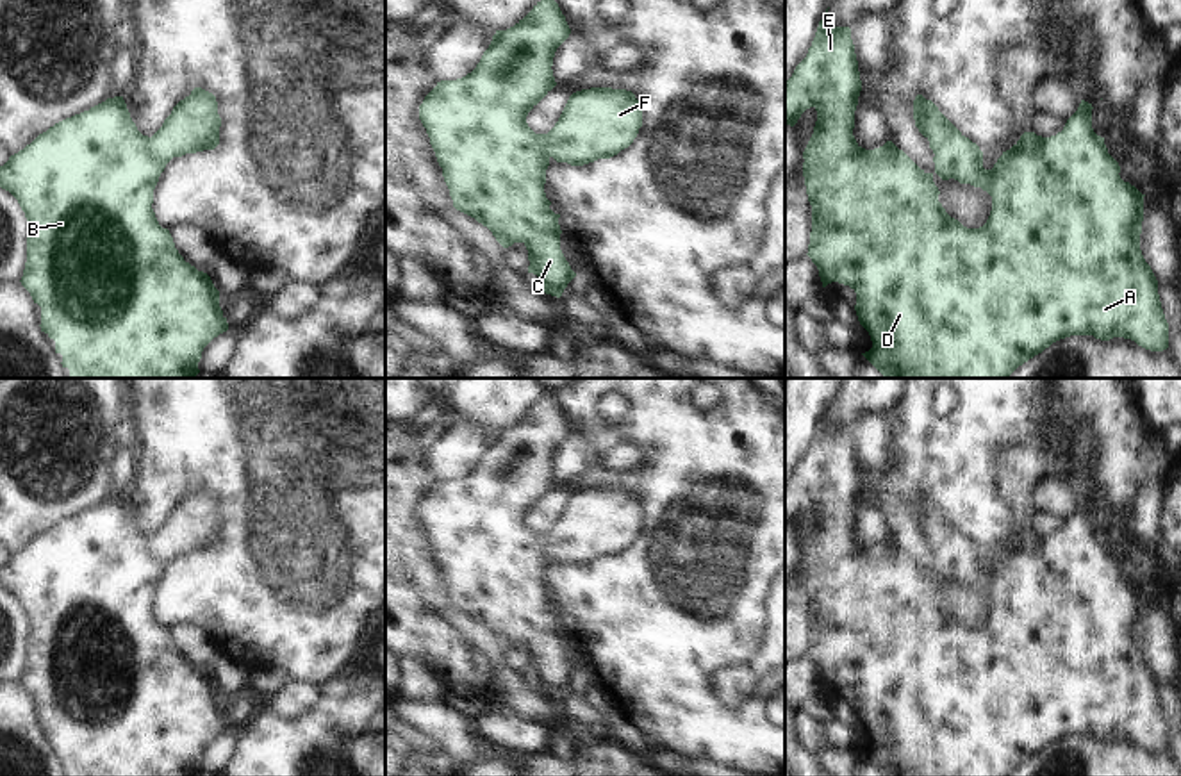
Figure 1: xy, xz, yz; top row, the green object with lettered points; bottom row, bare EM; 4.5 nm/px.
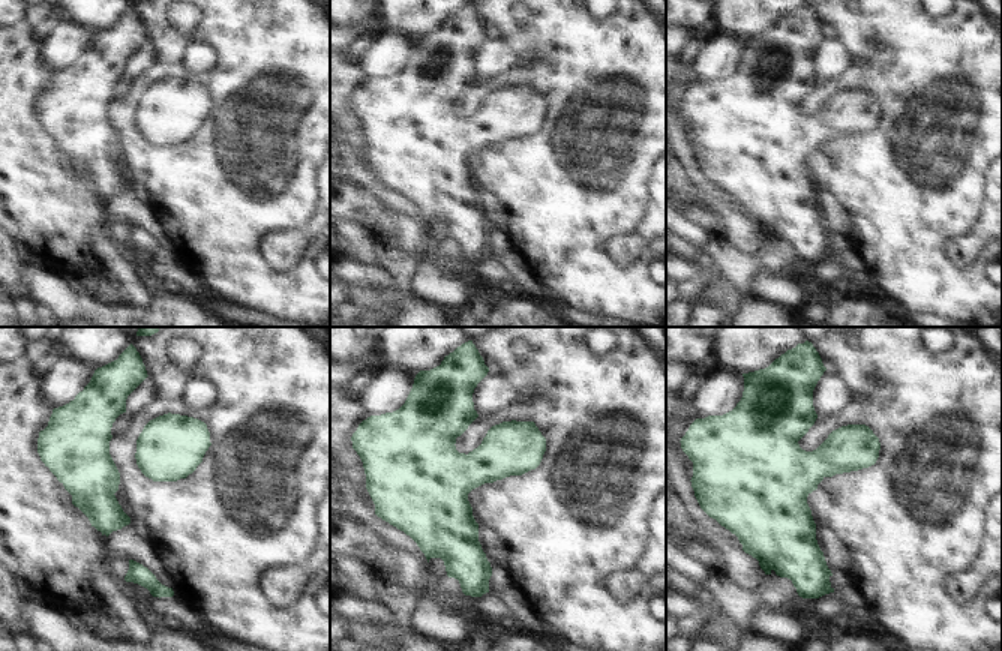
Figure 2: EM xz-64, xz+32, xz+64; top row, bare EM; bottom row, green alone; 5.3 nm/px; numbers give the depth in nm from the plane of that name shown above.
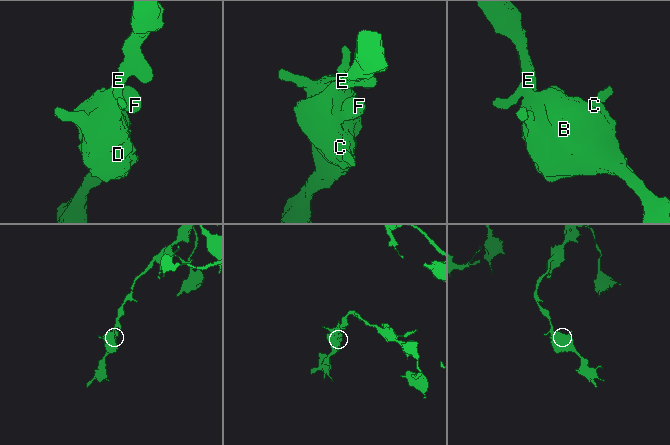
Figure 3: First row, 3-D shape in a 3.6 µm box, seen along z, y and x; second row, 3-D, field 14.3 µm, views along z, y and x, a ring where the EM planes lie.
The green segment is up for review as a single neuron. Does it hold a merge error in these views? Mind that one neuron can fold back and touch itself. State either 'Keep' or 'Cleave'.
Keep.

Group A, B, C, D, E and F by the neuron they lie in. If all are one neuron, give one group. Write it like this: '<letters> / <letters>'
A B C D E F

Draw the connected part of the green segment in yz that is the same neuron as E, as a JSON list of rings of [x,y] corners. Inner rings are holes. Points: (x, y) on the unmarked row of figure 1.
[[[821,419],[806,457],[796,466],[792,476],[785,483],[785,524],[794,526],[801,514],[810,507],[817,510],[813,533],[803,551],[803,576],[808,601],[812,605],[812,632],[806,655],[817,665],[822,687],[831,681],[838,681],[849,685],[856,692],[855,710],[860,724],[869,731],[872,740],[872,747],[862,755],[883,776],[1010,776],[1019,765],[1042,753],[1053,742],[1070,735],[1094,735],[1101,740],[1124,737],[1151,751],[1163,751],[1169,747],[1169,722],[1161,708],[1158,680],[1140,649],[1145,594],[1120,578],[1119,562],[1108,553],[1104,537],[1097,535],[1092,528],[1092,503],[1081,499],[1078,510],[1067,519],[1063,530],[1056,535],[1042,537],[1035,532],[1024,532],[1010,549],[1003,551],[992,569],[985,569],[983,551],[979,546],[965,537],[931,499],[917,494],[913,499],[915,526],[929,541],[929,548],[935,553],[935,571],[926,573],[892,541],[887,541],[883,546],[874,549],[865,549],[856,542],[853,528],[860,491],[862,480],[851,428],[835,426]],[[935,573],[942,580],[954,578],[960,583],[981,587],[992,596],[992,610],[983,626],[967,628],[946,612],[938,601],[940,590],[933,582]]]

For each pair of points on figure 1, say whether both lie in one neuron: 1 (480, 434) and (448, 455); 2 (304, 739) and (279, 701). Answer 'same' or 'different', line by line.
1: same
2: different

